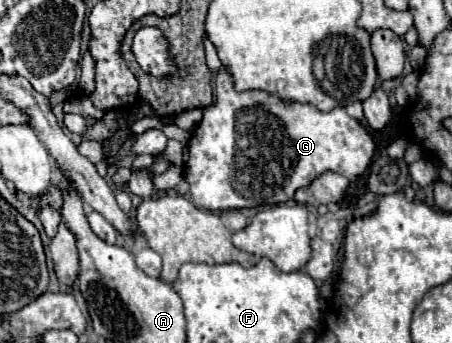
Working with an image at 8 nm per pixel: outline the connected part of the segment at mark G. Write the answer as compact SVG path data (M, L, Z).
M220 66L214 80L216 104L204 108L202 120L188 142L190 156L184 164L184 178L190 184L192 202L198 208L232 210L254 208L262 204L280 204L290 200L298 188L308 186L312 180L328 170L338 172L348 180L354 180L370 166L376 144L368 130L358 120L350 118L344 108L320 112L310 104L284 102L282 98L262 90L236 92L234 82L230 82L230 70L226 66Z

